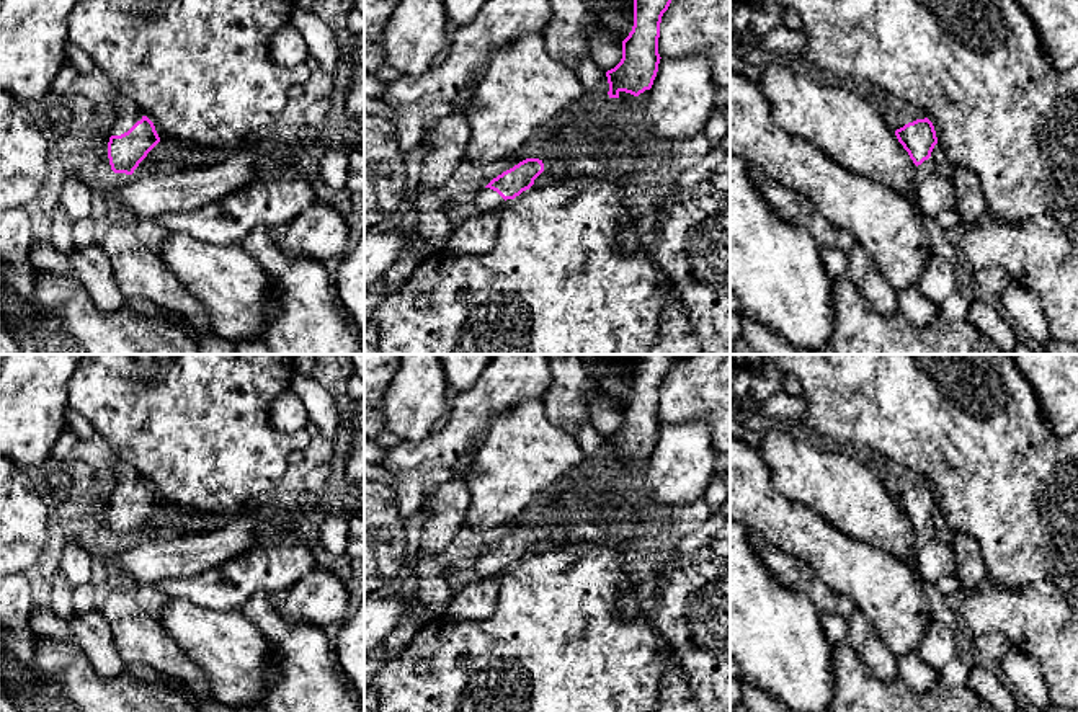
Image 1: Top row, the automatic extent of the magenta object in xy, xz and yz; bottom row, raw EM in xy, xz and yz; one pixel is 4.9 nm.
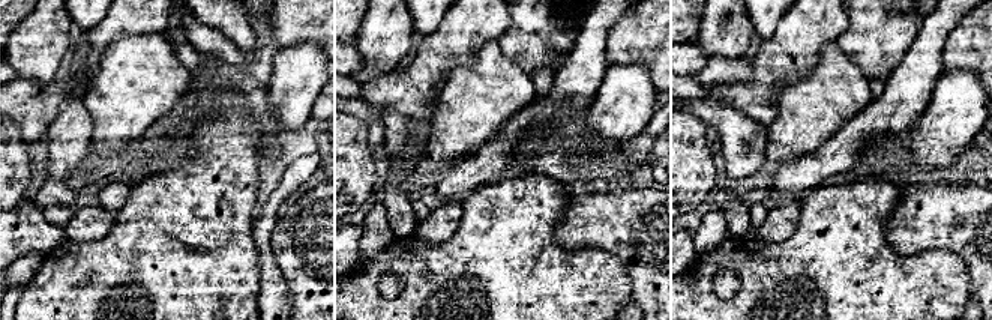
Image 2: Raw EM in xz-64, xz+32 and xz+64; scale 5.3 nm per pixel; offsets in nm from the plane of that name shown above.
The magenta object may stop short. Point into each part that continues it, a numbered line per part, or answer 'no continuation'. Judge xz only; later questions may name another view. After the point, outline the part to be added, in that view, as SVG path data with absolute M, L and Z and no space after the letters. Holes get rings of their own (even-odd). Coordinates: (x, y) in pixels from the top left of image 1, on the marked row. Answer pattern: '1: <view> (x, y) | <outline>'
1: xz (487, 201) | M482 188L477 191L474 204L480 214L500 214L505 199L490 188Z

